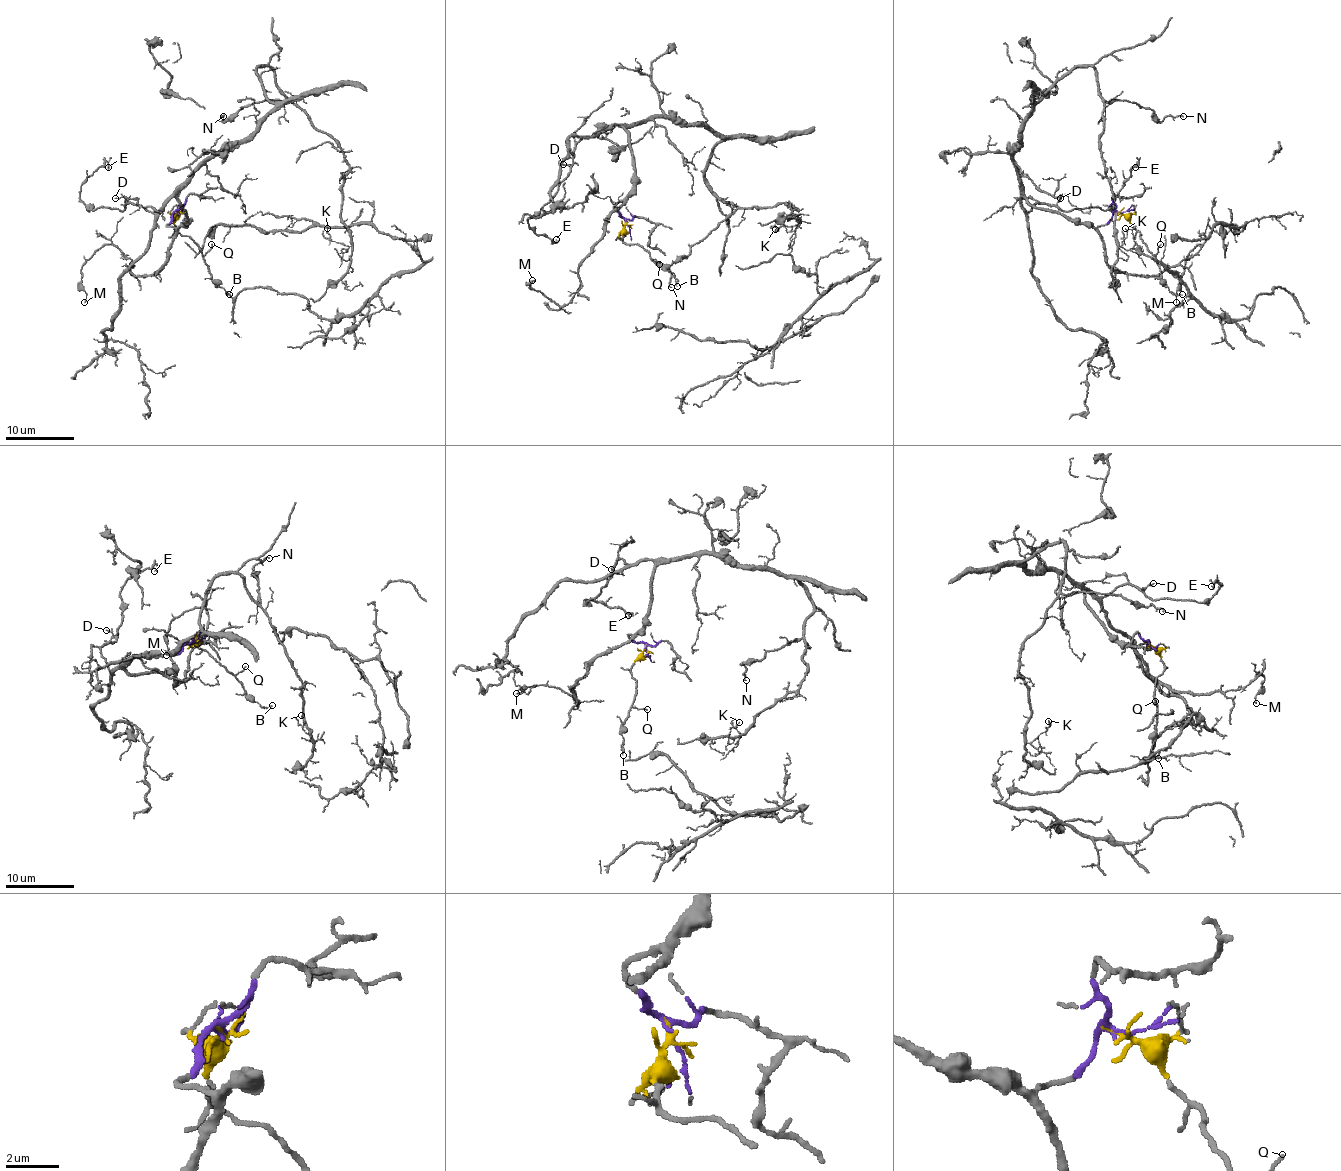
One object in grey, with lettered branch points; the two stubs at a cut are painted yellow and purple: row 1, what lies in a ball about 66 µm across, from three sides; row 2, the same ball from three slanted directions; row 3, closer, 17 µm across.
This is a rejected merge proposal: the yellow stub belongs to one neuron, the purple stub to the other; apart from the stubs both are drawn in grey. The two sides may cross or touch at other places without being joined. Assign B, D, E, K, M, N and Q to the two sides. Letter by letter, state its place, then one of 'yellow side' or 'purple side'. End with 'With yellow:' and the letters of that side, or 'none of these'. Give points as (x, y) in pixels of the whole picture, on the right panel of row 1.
B: (1182, 294) | yellow side
D: (1060, 198) | purple side
E: (1135, 167) | purple side
K: (1125, 228) | purple side
M: (1176, 302) | purple side
N: (1183, 116) | purple side
Q: (1160, 244) | yellow side
With yellow: B, Q

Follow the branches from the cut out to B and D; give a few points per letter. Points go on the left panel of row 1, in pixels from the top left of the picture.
B: (177, 213), (174, 228), (196, 244), (213, 280), (229, 294)
D: (177, 213), (167, 225), (179, 227), (186, 220), (182, 206), (172, 197), (156, 211), (115, 197)

